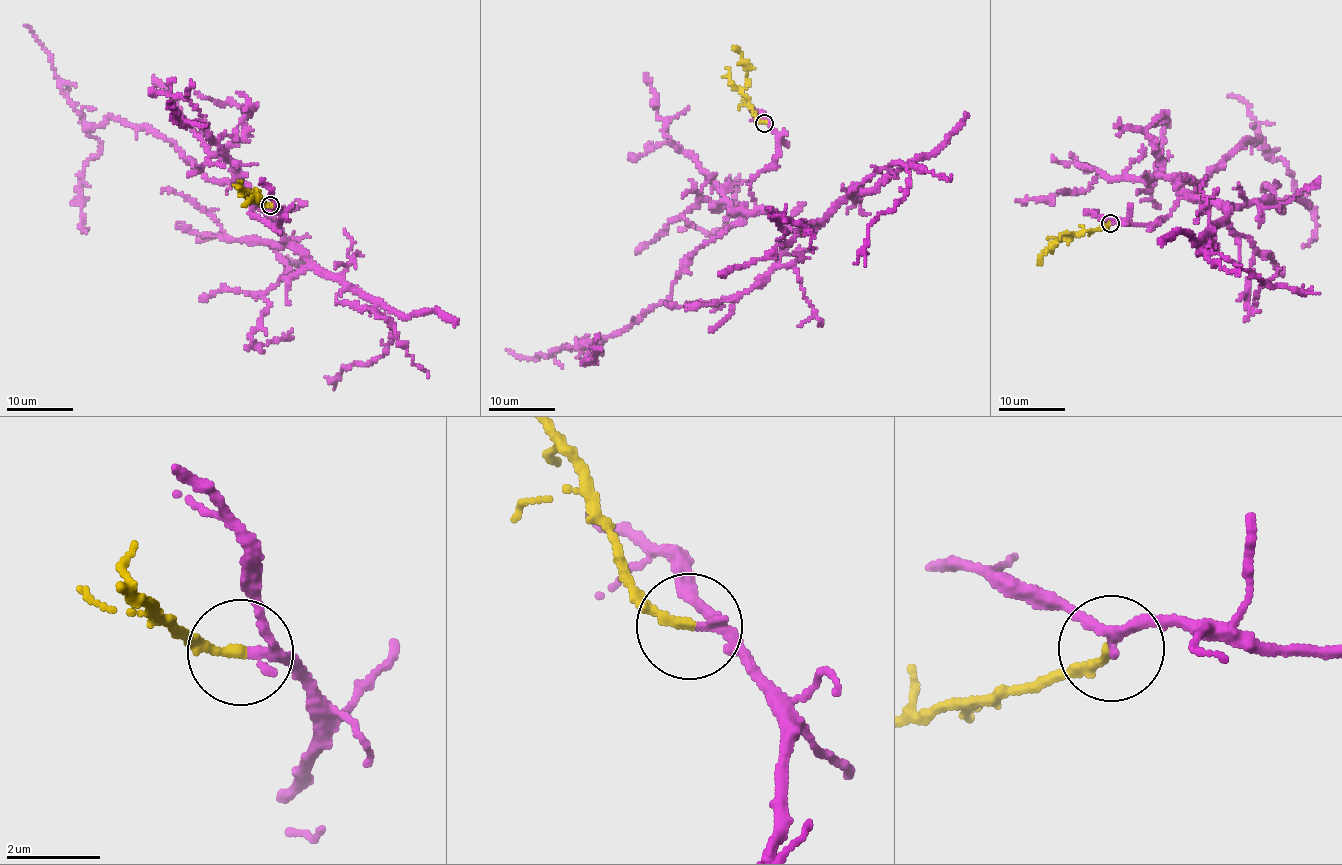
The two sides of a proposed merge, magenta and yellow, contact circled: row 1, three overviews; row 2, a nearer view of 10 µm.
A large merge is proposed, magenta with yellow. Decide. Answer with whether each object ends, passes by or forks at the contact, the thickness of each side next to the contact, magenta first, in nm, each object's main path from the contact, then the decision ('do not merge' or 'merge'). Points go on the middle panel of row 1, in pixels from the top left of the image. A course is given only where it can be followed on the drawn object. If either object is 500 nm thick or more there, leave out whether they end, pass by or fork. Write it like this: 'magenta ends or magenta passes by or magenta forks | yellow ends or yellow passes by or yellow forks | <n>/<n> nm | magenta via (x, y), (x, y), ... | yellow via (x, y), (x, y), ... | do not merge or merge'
magenta passes by | yellow ends | 180/190 nm | magenta via (765, 123), (777, 157), (751, 181), (754, 208), (586, 360), (598, 334) | yellow via (765, 123), (758, 120), (744, 93), (747, 81), (743, 56), (734, 48) | merge

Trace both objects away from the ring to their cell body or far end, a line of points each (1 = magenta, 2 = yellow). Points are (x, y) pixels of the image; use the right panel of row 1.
1: (1110, 223), (1165, 217), (1186, 194), (1176, 188), (1205, 182), (1261, 139), (1313, 212), (1303, 247)
2: (1110, 223), (1077, 235), (1064, 233), (1039, 258), (1040, 265)

